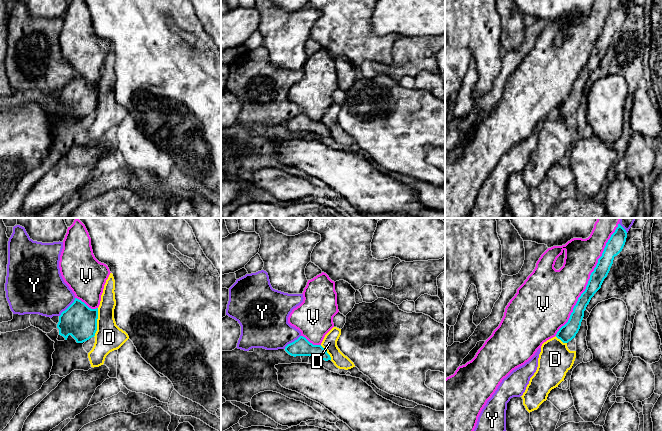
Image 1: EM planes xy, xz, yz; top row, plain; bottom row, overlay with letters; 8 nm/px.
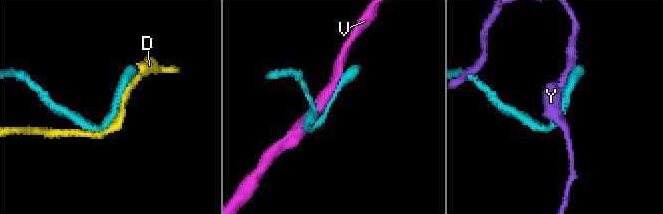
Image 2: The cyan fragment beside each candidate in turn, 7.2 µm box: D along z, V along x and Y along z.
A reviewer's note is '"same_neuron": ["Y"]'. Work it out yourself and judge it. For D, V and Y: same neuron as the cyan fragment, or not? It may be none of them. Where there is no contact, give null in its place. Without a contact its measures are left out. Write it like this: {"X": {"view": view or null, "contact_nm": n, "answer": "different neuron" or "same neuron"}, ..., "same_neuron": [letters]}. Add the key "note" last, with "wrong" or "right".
{"D": {"view": "xy", "contact_nm": 240, "answer": "same neuron"}, "V": {"view": "yz", "contact_nm": 1050, "answer": "different neuron"}, "Y": {"view": "xy", "contact_nm": 200, "answer": "different neuron"}, "same_neuron": ["D"], "note": "wrong"}

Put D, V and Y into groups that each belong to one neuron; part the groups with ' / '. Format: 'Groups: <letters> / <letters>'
Groups: D / V / Y

